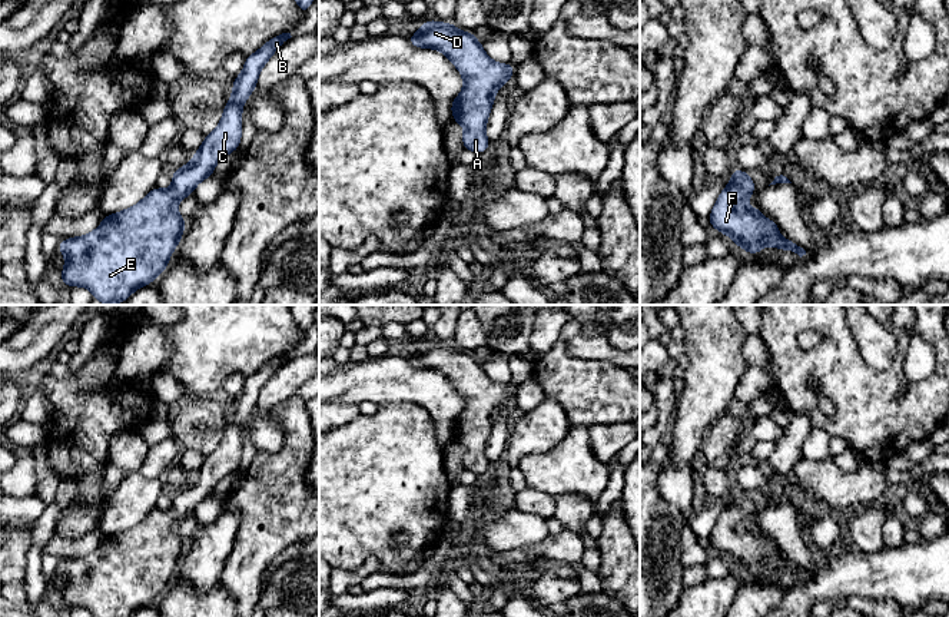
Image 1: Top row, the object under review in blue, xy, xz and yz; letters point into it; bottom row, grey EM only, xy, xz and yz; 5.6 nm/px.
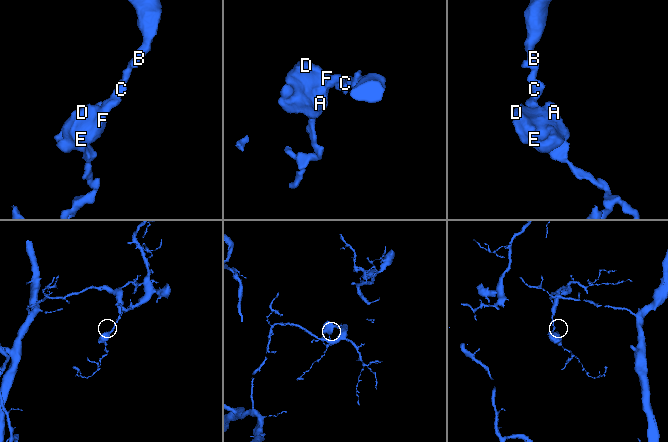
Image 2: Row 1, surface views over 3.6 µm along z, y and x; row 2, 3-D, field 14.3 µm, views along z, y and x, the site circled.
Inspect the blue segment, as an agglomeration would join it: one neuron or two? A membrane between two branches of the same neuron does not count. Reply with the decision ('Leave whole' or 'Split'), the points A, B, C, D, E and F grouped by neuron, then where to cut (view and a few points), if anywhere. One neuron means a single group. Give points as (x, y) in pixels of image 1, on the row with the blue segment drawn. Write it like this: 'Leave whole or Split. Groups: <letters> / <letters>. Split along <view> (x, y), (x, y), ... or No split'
Leave whole. Groups: A B C D E F. No split

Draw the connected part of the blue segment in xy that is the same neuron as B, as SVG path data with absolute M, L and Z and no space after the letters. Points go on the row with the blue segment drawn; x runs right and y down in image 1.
M282 33L266 42L258 52L246 56L242 73L233 79L230 100L223 109L219 126L205 136L202 146L192 160L172 170L173 182L169 190L153 188L137 205L122 212L106 215L103 222L86 236L63 239L57 251L66 258L60 279L69 286L86 286L92 296L103 305L126 301L137 288L143 288L163 273L169 258L180 243L186 220L177 212L177 202L189 195L199 182L212 178L216 163L236 150L242 135L242 107L256 89L259 72L272 54L288 40L291 33Z

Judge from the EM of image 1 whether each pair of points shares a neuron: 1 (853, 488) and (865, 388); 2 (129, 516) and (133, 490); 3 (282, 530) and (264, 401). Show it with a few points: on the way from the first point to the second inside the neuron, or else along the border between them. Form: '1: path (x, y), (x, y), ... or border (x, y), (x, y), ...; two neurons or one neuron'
1: border (860, 461), (868, 463); two neurons
2: path (129, 510), (133, 496); one neuron
3: border (294, 394), (265, 413); two neurons

